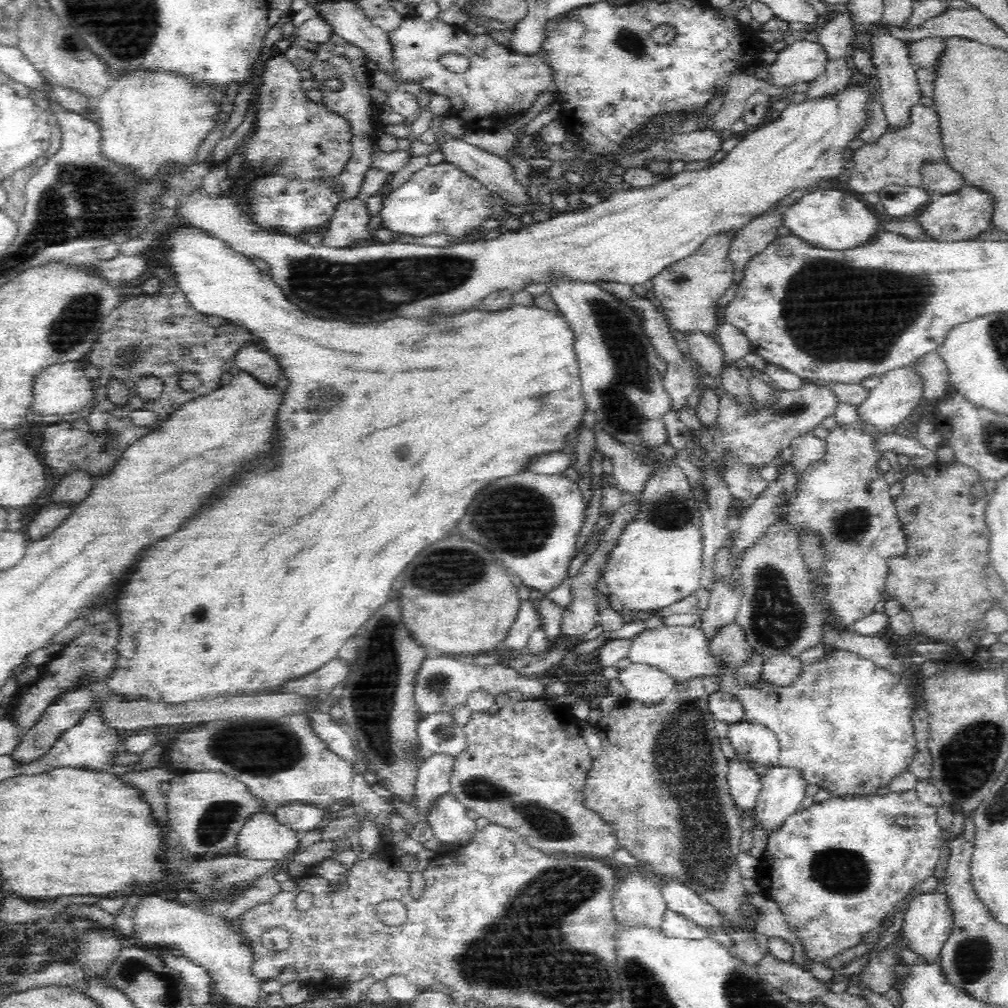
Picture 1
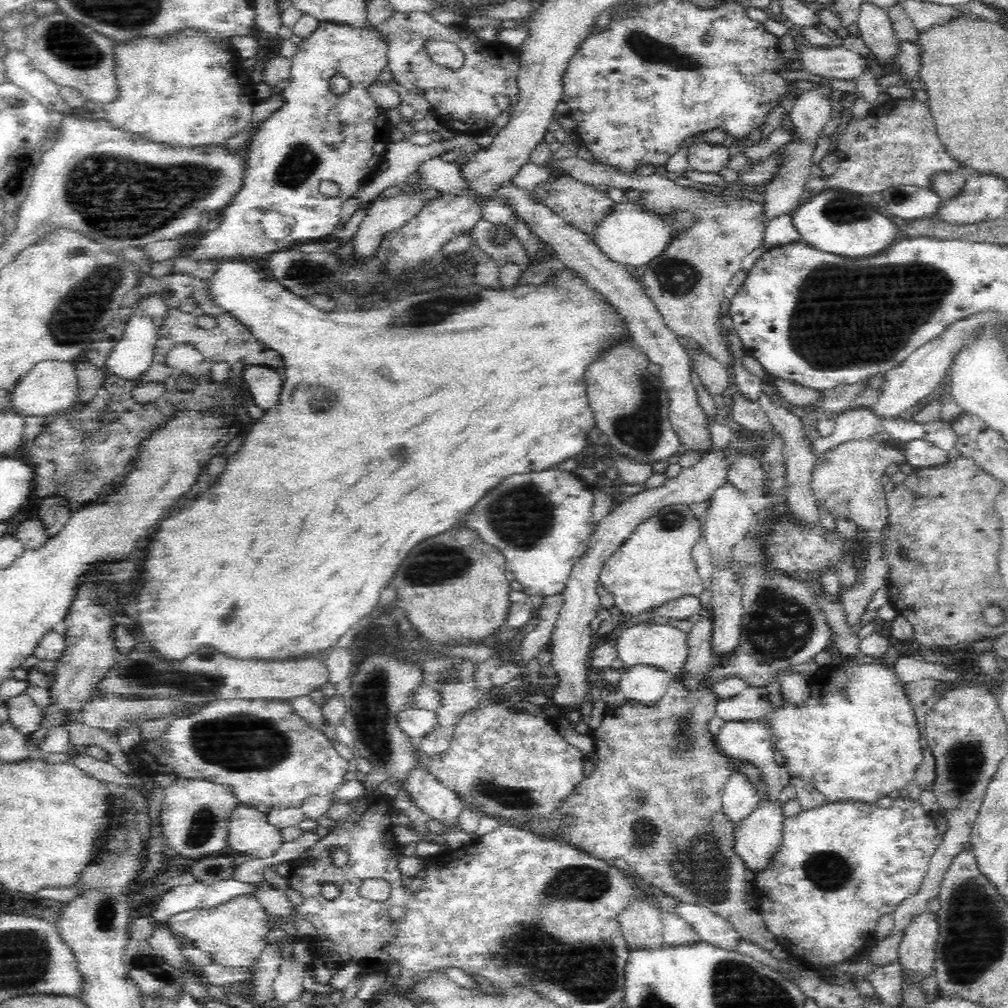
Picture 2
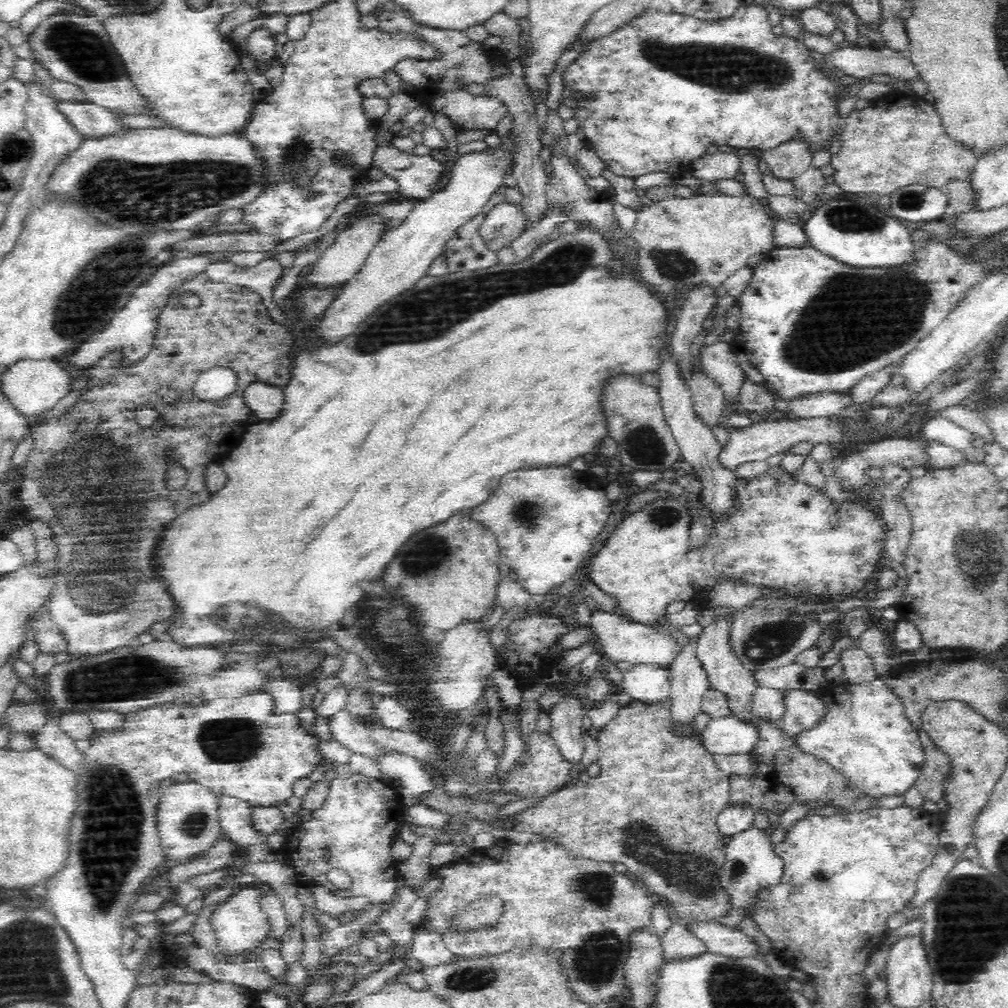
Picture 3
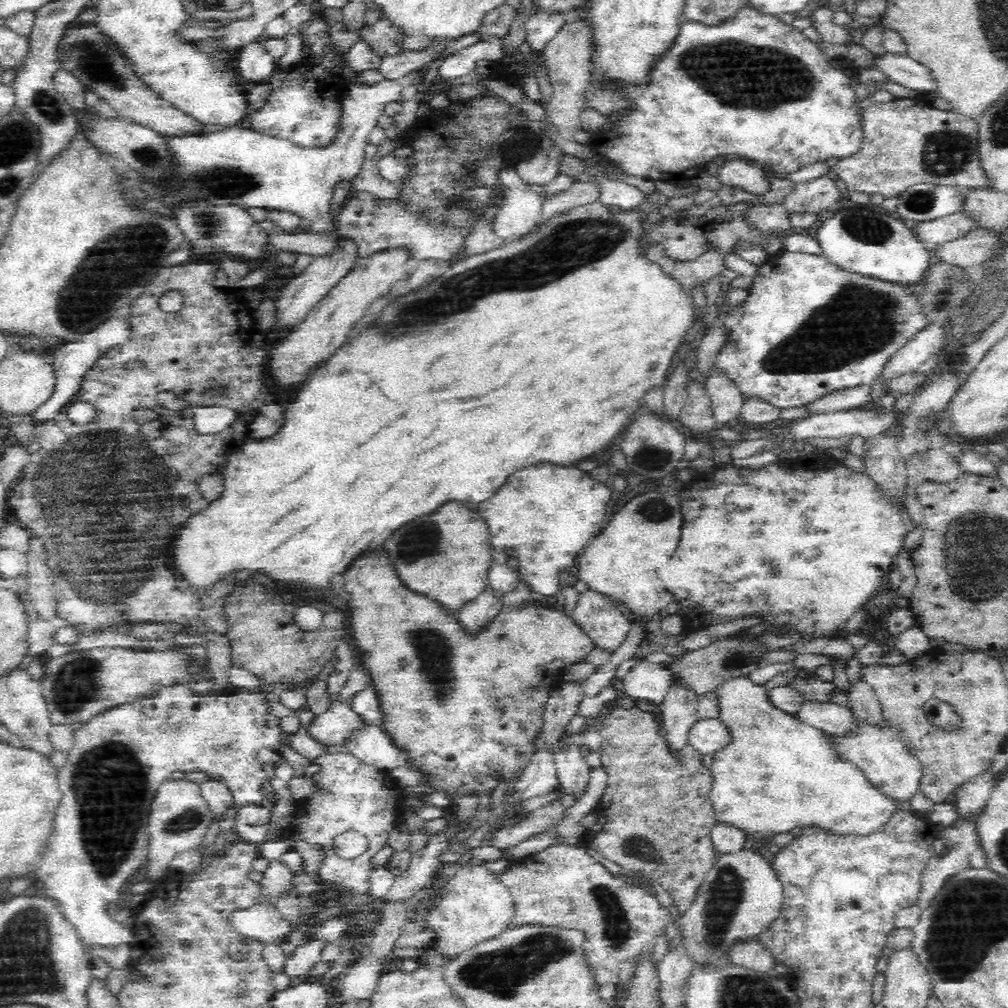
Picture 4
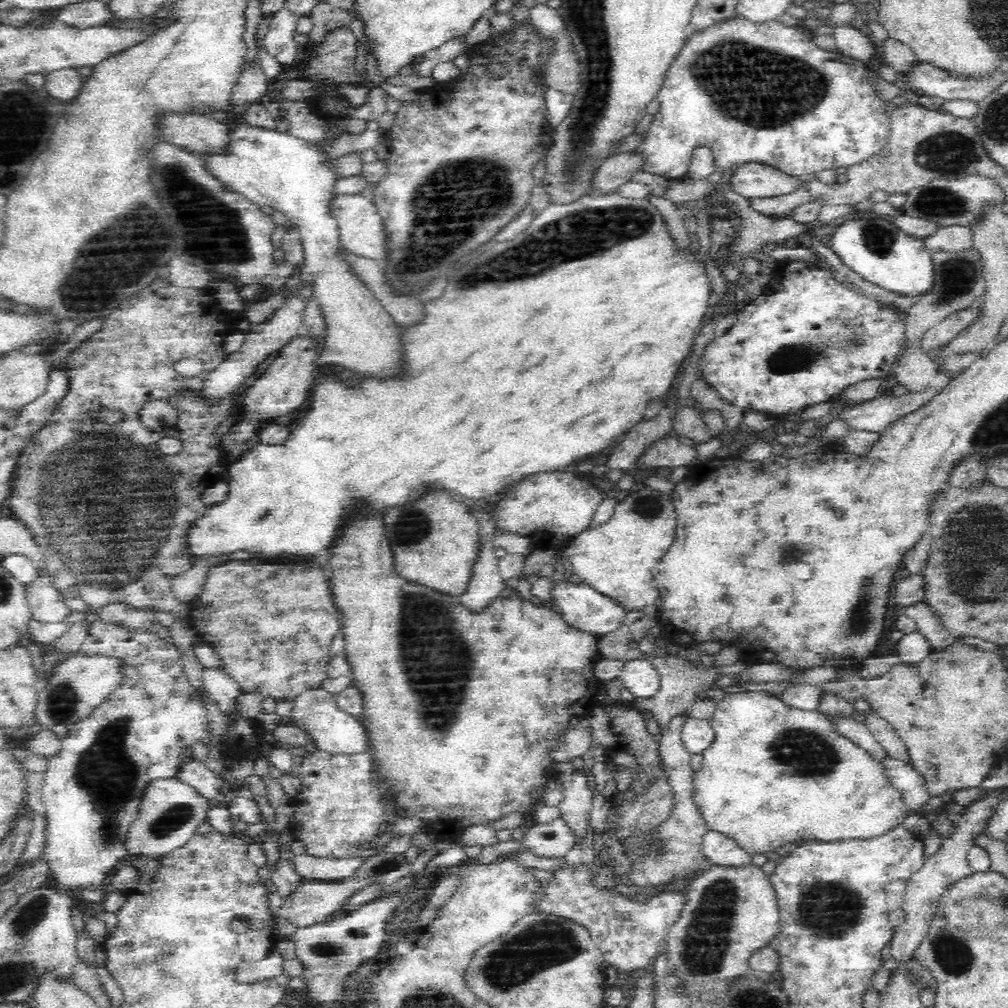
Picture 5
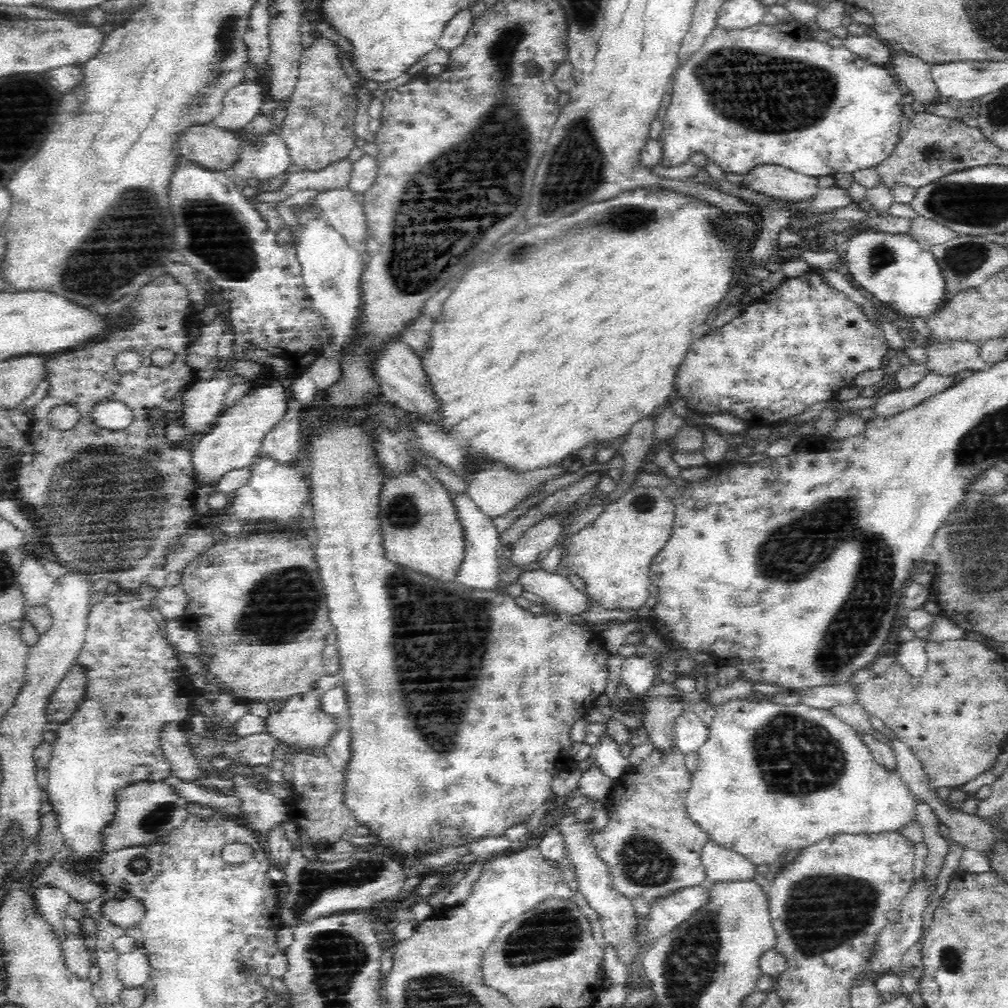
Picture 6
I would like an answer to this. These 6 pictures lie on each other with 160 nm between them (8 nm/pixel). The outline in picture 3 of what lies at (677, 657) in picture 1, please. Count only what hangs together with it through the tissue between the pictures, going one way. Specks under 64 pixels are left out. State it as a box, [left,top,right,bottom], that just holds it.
[588,610,683,667]

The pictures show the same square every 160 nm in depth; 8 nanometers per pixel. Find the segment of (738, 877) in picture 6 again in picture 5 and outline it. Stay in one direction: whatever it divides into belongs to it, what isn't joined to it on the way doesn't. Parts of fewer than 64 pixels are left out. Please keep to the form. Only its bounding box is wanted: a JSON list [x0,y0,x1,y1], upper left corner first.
[702,830,752,869]

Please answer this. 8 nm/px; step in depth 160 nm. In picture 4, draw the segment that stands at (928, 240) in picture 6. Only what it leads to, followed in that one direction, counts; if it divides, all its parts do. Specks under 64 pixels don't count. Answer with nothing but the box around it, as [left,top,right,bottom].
[932,227,1000,268]

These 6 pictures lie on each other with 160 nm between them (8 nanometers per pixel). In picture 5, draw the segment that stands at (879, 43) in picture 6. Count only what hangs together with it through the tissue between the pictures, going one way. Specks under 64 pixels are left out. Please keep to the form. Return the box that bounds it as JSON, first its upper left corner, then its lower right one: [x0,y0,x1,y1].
[832,25,880,61]

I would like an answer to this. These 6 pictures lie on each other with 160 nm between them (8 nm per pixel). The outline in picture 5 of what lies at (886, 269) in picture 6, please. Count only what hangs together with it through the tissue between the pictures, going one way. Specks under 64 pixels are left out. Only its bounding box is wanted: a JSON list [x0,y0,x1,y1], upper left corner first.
[828,216,934,296]

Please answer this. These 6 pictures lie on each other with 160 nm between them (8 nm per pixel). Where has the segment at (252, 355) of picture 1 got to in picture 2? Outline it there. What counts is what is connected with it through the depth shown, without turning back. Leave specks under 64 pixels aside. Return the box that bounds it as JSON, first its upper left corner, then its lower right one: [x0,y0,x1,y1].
[243,365,283,411]

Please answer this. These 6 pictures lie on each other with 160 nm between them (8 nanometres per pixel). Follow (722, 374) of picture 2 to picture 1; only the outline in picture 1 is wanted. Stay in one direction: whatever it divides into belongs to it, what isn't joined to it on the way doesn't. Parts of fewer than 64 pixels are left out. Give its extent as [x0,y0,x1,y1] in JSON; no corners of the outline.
[683,332,728,378]

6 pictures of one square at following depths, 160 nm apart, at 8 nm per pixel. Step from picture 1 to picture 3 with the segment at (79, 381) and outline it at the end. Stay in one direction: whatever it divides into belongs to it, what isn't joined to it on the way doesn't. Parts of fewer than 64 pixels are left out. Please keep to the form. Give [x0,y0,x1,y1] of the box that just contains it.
[1,359,71,418]

